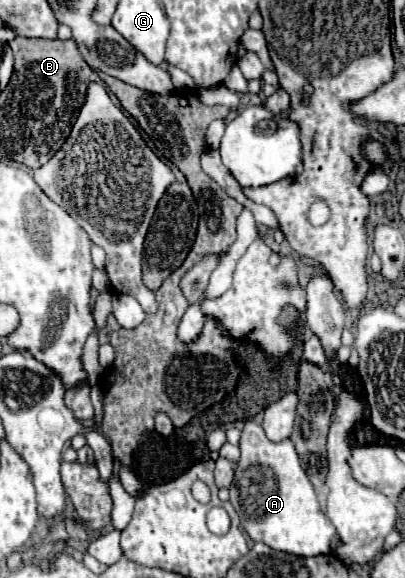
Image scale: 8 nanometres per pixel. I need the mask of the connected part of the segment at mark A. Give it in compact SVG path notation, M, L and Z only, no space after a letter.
M247 422L241 434L241 460L235 468L235 478L229 488L229 502L237 510L241 528L251 540L259 540L273 550L295 556L319 556L331 552L335 526L321 512L315 490L301 468L299 456L291 440L279 444L269 442L263 428Z

